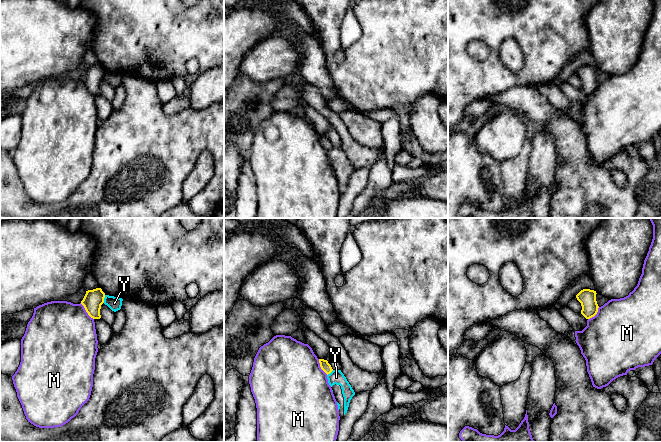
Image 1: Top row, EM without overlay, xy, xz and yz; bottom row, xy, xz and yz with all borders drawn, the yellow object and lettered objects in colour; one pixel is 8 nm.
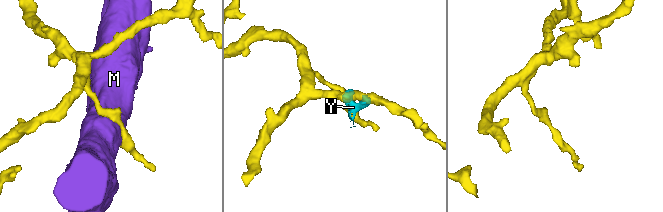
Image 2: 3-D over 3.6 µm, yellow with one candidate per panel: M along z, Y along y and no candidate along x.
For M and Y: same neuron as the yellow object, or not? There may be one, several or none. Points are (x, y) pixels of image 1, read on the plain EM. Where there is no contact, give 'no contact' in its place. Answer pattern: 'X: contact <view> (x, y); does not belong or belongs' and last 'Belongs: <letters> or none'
M: contact xy (86, 87); does not belong
Y: contact xy (103, 75); does not belong
Belongs: none

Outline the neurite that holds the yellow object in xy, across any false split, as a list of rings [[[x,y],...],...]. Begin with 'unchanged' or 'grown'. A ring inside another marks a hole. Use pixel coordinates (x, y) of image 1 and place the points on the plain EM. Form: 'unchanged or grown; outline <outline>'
unchanged; outline [[[101,64],[86,67],[81,77],[88,91],[93,95],[100,95],[101,81],[104,79],[105,69]]]

